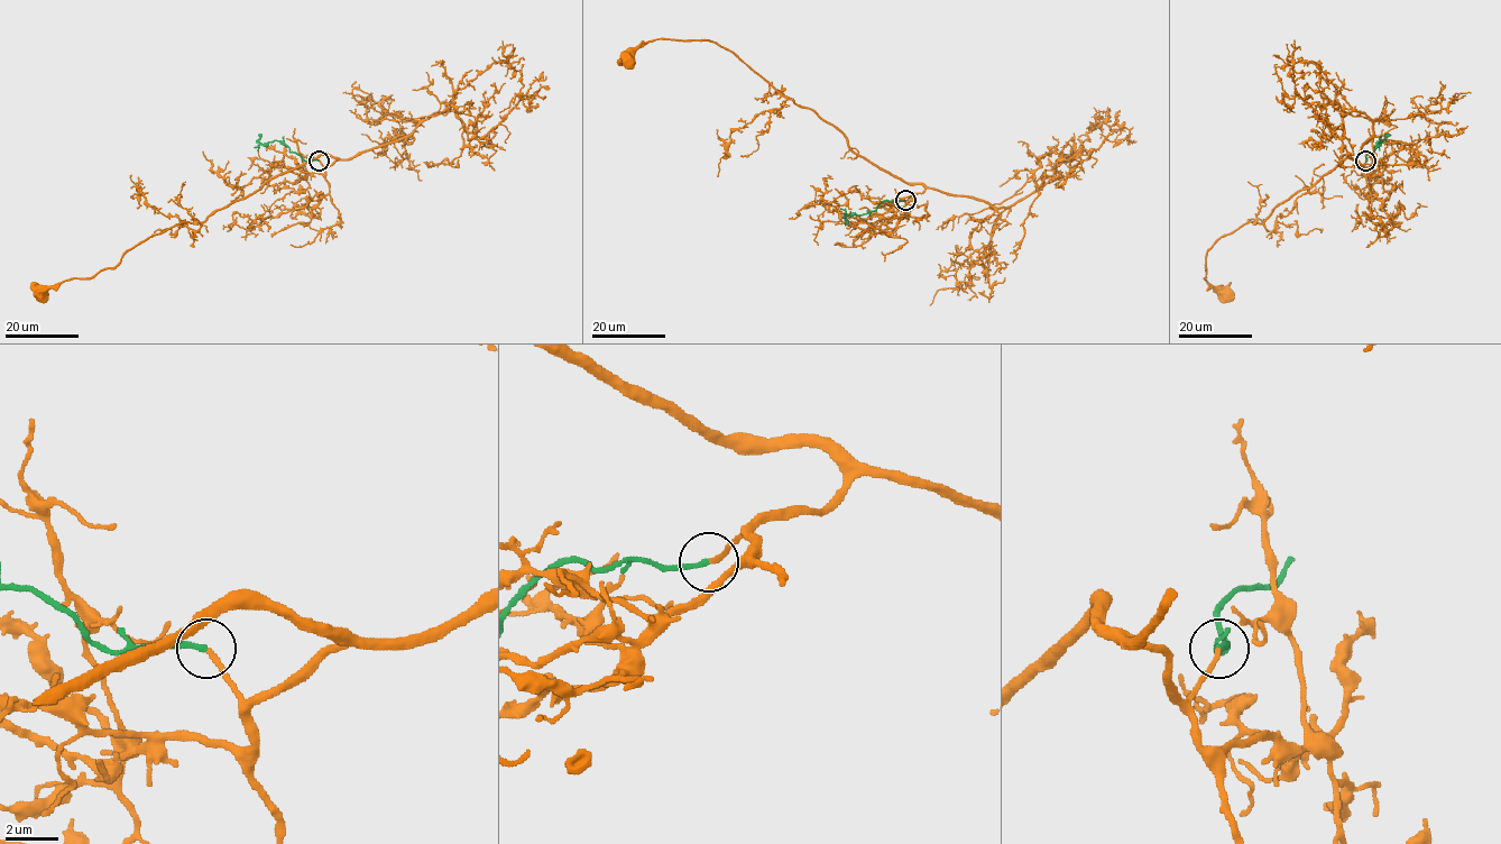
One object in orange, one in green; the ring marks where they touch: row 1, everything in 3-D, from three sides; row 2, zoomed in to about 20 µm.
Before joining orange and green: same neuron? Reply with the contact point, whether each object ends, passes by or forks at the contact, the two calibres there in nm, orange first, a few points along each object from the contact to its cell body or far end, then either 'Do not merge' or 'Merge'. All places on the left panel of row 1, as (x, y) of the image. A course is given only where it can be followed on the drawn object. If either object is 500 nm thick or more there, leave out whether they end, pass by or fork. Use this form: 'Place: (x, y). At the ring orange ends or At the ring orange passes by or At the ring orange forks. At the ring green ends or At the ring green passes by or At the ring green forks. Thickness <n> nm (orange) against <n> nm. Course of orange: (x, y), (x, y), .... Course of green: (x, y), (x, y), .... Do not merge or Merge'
Place: (319, 161). At the ring orange ends. At the ring green ends. Thickness 180 nm (orange) against 200 nm. Course of orange: (319, 161), (329, 167), (338, 159), (319, 155), (203, 221), (180, 222), (153, 234), (113, 267), (40, 292). Course of green: (319, 161), (305, 161), (278, 140), (260, 143), (258, 136). Merge

